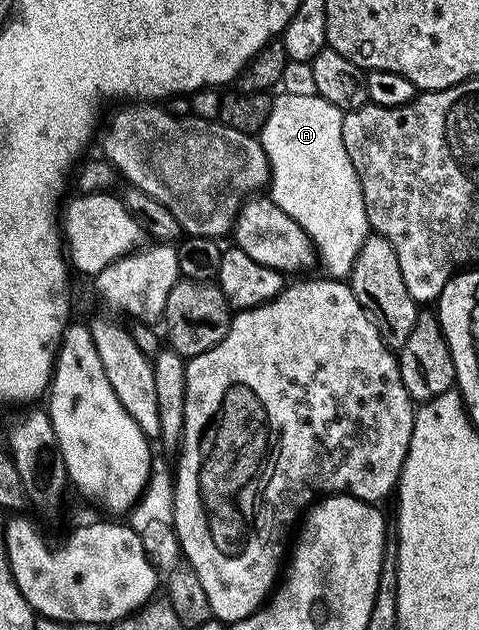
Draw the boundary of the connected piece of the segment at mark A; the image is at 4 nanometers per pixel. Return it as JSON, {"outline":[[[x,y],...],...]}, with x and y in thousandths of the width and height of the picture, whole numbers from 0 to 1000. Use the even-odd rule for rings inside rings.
{"outline":[[[656,146],[597,149],[591,156],[572,156],[568,184],[559,184],[559,197],[543,214],[547,233],[564,256],[559,302],[570,321],[595,340],[610,343],[610,349],[618,349],[635,368],[643,368],[656,392],[664,395],[670,427],[681,427],[689,433],[683,437],[697,444],[729,443],[766,378],[777,371],[756,294],[727,248],[727,235],[718,235],[716,186],[714,176]]]}

